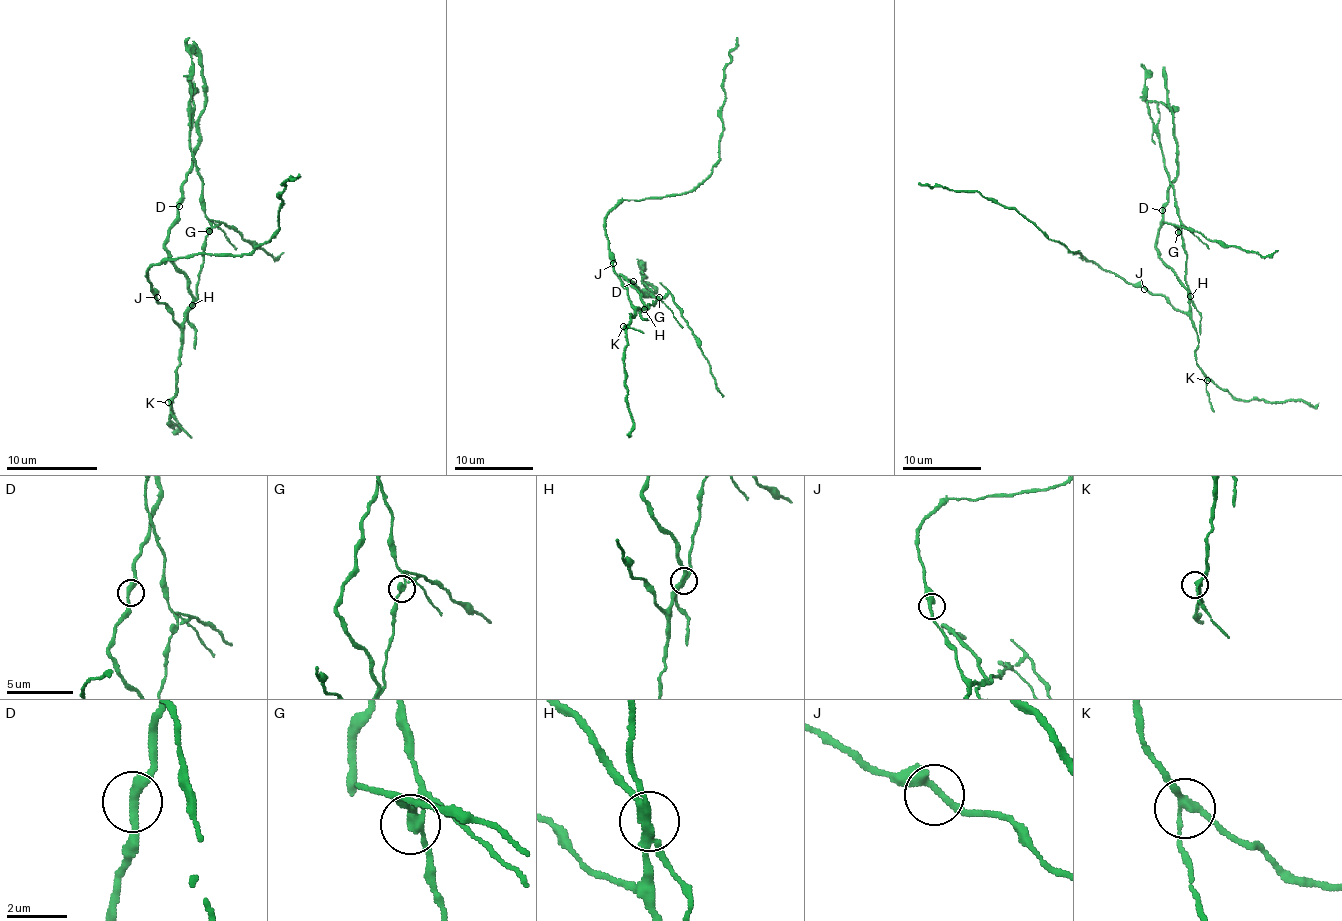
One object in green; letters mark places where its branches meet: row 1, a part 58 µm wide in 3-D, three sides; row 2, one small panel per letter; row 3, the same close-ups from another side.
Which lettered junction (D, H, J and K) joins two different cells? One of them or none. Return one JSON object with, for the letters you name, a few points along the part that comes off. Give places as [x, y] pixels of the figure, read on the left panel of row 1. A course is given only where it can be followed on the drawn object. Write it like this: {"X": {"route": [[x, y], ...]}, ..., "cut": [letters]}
{"H": {"route": [[193, 304], [209, 218], [204, 213], [202, 177], [191, 154], [188, 38]]}, "cut": ["H"]}

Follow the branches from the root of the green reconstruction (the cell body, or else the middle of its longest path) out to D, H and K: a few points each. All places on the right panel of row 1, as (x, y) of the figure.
D: (1146, 287), (1176, 309), (1186, 313), (1190, 309), (1188, 289), (1162, 260), (1156, 246), (1162, 210)
H: (1146, 287), (1186, 313), (1190, 309), (1190, 295)
K: (1146, 287), (1190, 317), (1198, 335), (1196, 362), (1207, 380)

